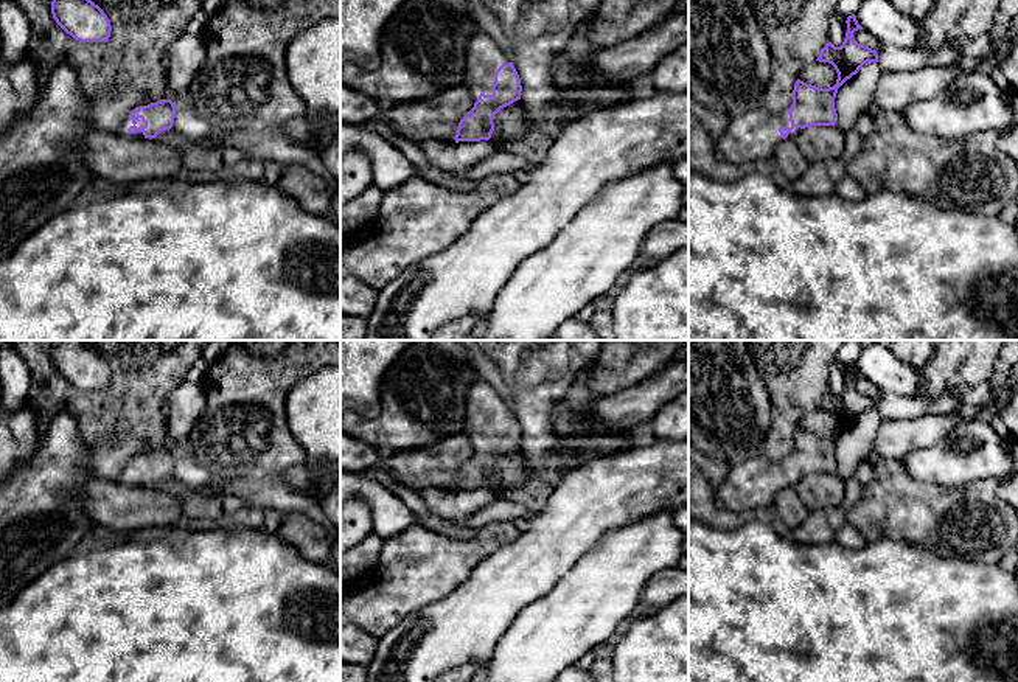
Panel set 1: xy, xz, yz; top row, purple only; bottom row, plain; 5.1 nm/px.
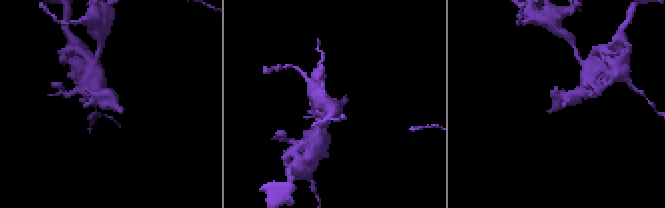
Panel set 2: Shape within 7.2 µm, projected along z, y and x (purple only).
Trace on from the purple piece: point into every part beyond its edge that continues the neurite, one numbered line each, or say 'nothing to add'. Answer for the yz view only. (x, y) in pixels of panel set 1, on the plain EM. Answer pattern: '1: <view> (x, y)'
1: yz (753, 483)

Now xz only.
1: xz (485, 404)

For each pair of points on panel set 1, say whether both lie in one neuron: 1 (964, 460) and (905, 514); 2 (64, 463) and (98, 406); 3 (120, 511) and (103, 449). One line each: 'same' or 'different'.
1: different
2: different
3: different

